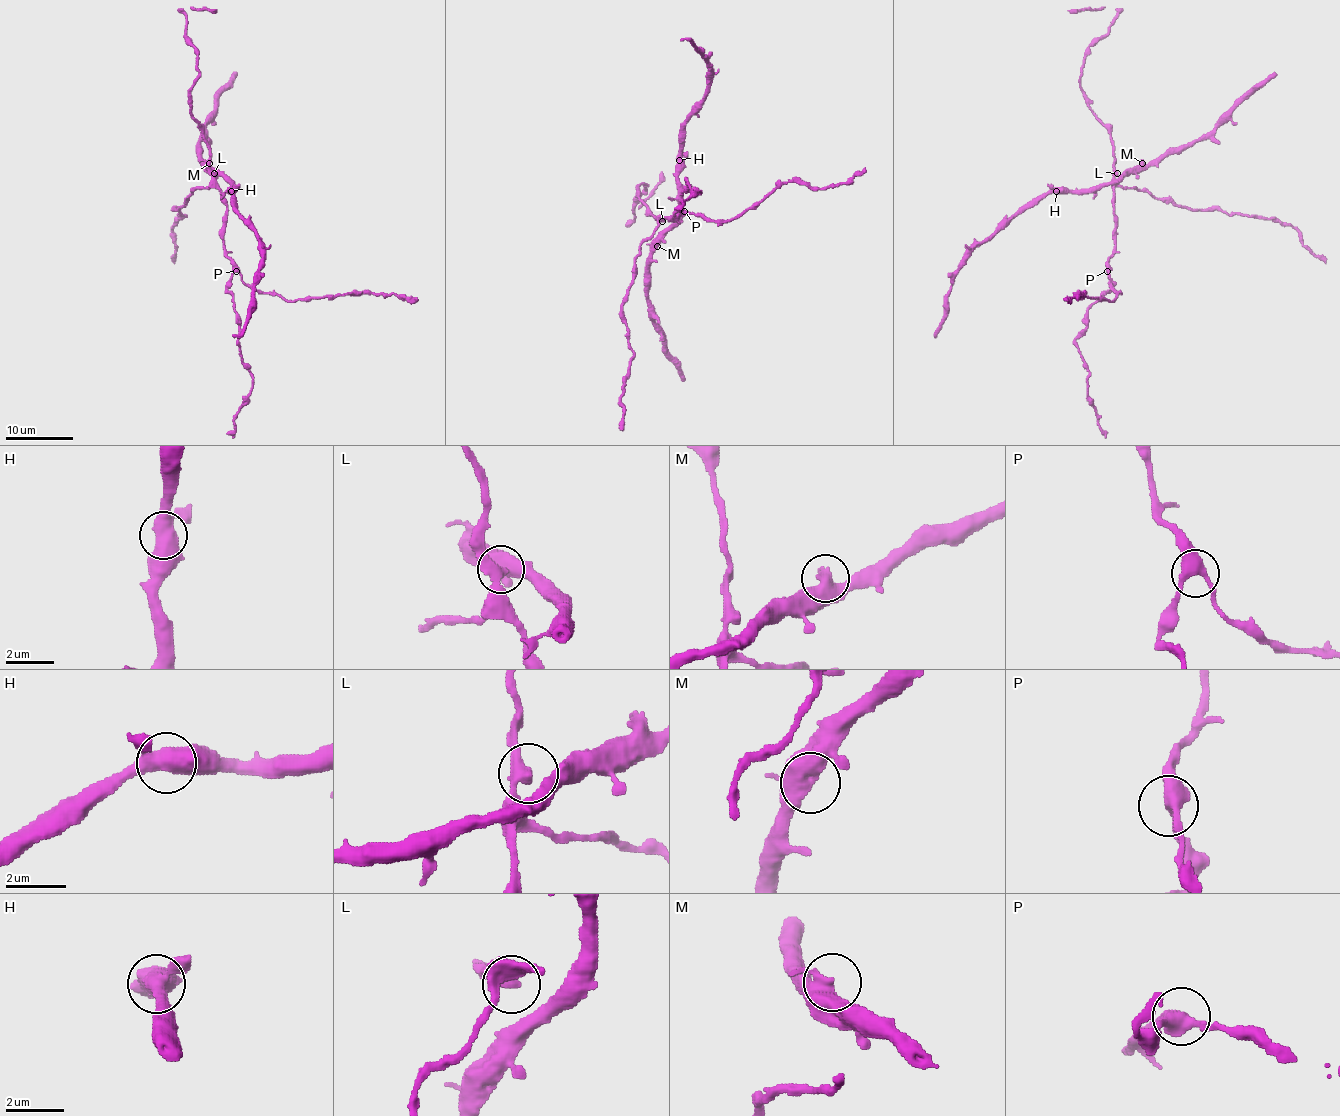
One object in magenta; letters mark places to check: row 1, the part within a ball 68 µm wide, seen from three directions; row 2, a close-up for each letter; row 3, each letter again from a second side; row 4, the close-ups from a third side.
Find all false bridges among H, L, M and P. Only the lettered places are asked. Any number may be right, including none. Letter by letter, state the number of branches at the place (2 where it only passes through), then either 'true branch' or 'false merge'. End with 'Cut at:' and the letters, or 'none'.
H: 3 branches meet; true branch
L: 3 branches meet; true branch
M: 3 branches meet; true branch
P: 3 branches meet; true branch
Cut at: none

